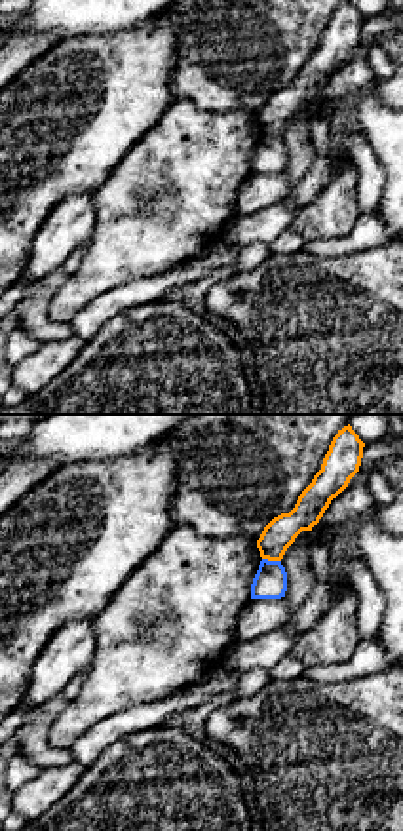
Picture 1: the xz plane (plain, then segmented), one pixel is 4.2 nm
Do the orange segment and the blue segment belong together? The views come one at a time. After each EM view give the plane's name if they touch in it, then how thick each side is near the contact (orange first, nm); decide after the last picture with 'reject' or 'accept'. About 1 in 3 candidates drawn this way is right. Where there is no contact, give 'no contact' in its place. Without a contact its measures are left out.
contact in xz; calibres 140 and 140 nm

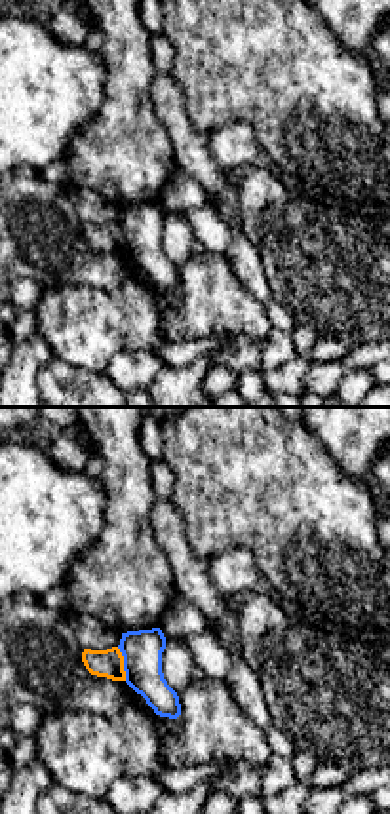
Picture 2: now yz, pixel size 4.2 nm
contact in yz; calibres 120 and 170 nm

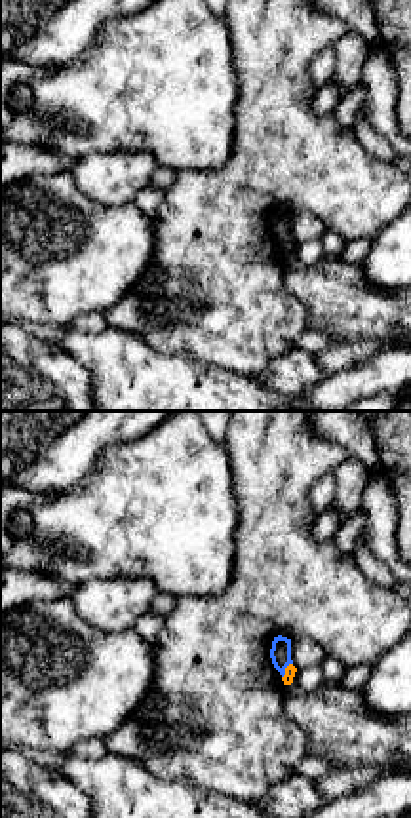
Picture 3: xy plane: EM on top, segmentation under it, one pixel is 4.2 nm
contact in xy; calibres 50 and 90 nm

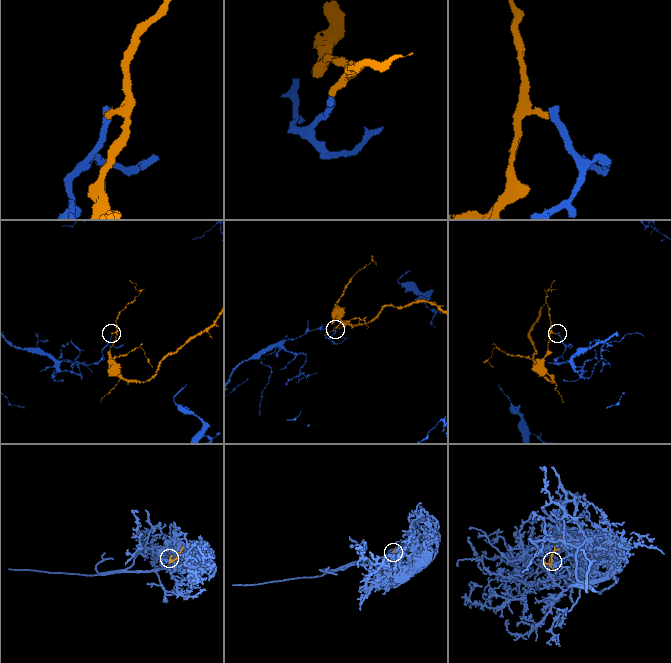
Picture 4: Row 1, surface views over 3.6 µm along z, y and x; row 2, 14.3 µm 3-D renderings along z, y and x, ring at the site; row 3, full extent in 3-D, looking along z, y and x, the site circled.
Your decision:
reject

